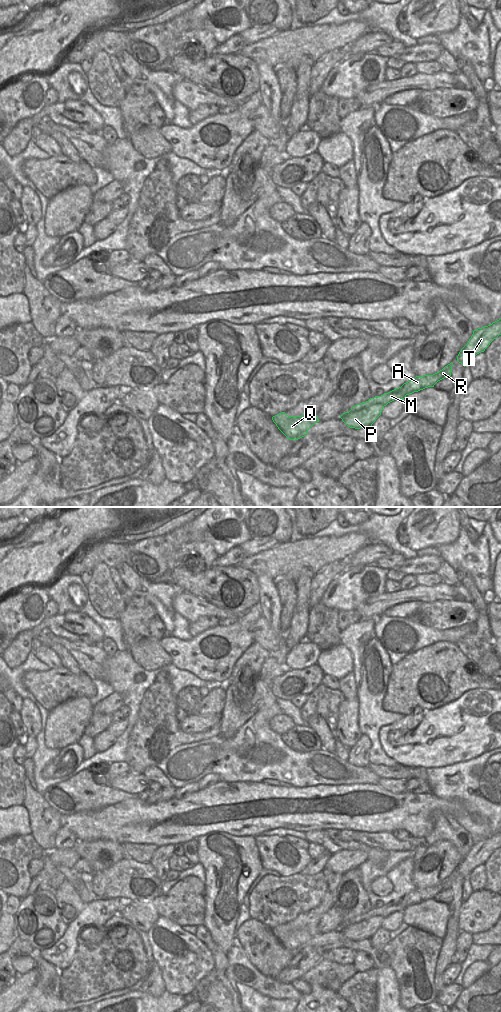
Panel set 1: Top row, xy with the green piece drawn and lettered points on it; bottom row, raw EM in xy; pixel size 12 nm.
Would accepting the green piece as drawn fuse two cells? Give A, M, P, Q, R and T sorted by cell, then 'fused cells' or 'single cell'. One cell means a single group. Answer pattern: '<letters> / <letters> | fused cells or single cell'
A P R T / M Q | fused cells

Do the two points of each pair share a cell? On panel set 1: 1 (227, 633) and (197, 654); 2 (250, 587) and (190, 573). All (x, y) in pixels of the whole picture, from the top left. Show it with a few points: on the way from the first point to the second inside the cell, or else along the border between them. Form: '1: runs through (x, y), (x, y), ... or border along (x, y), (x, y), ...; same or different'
1: runs through (217, 633), (206, 635), (198, 644); same
2: runs through (235, 578), (223, 570), (216, 576), (205, 576); same

